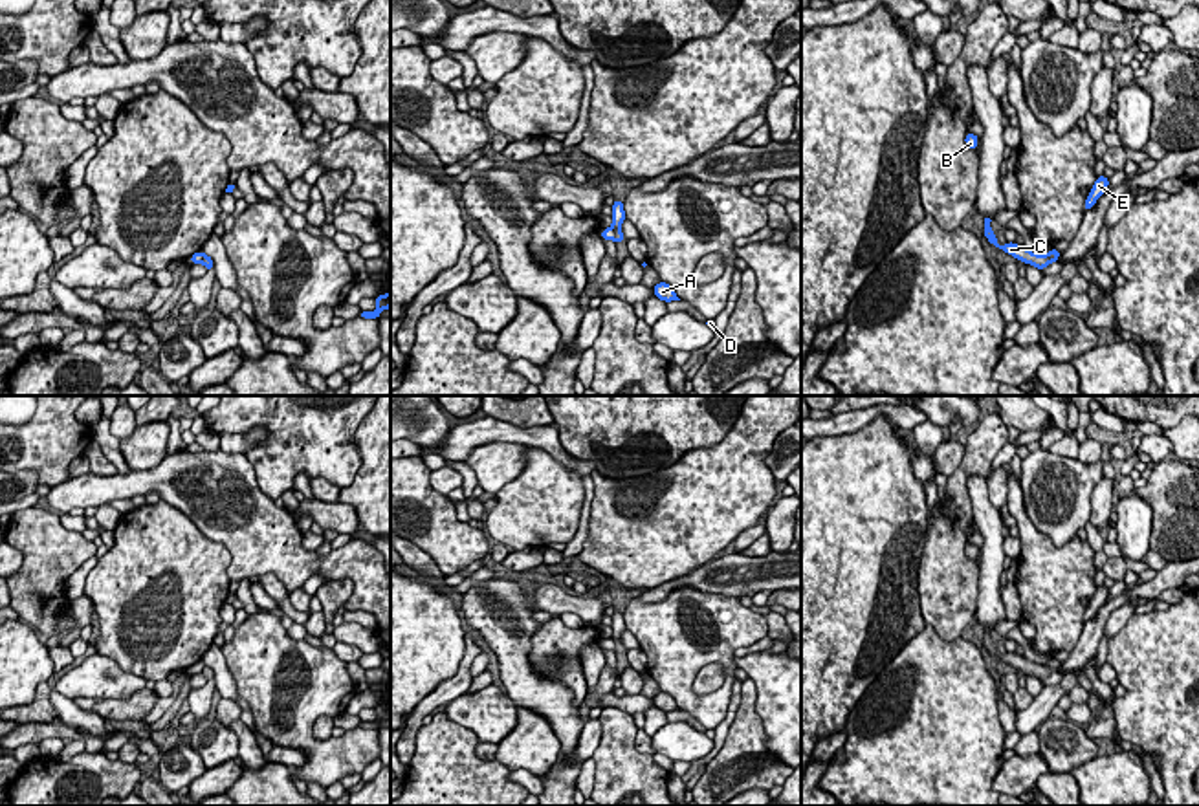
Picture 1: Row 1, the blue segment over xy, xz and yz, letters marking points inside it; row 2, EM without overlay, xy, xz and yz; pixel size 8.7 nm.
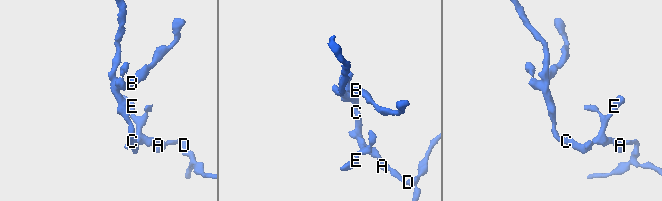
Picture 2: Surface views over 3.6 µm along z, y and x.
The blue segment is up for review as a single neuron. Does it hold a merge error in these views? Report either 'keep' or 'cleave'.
cleave

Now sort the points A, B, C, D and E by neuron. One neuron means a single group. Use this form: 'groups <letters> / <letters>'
groups A D E / B C

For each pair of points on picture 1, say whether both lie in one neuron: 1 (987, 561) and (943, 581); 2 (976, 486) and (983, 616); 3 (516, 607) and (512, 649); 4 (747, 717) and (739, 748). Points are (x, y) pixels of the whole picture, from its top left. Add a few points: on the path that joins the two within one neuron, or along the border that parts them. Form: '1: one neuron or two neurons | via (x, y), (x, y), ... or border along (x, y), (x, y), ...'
1: two neurons | border along (979, 566), (978, 605), (974, 609)
2: one neuron | via (989, 519), (989, 583)
3: one neuron | via (512, 618), (512, 638)
4: one neuron | via (747, 724), (747, 740)

